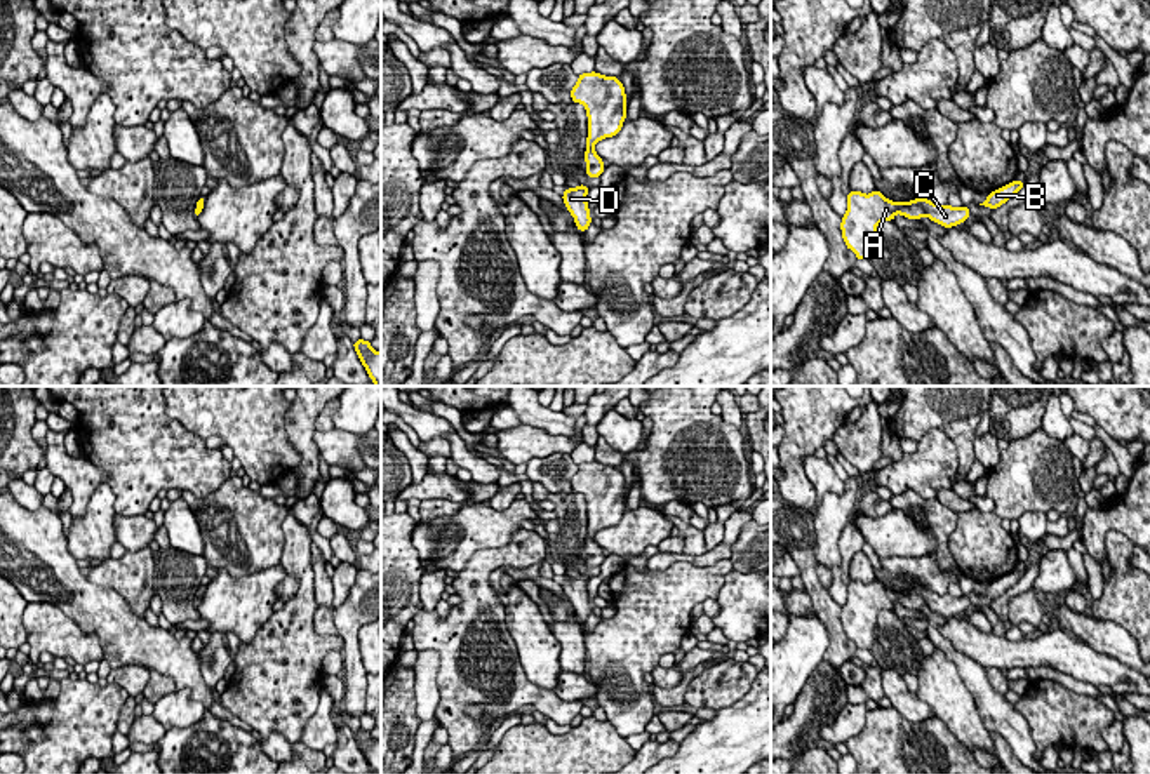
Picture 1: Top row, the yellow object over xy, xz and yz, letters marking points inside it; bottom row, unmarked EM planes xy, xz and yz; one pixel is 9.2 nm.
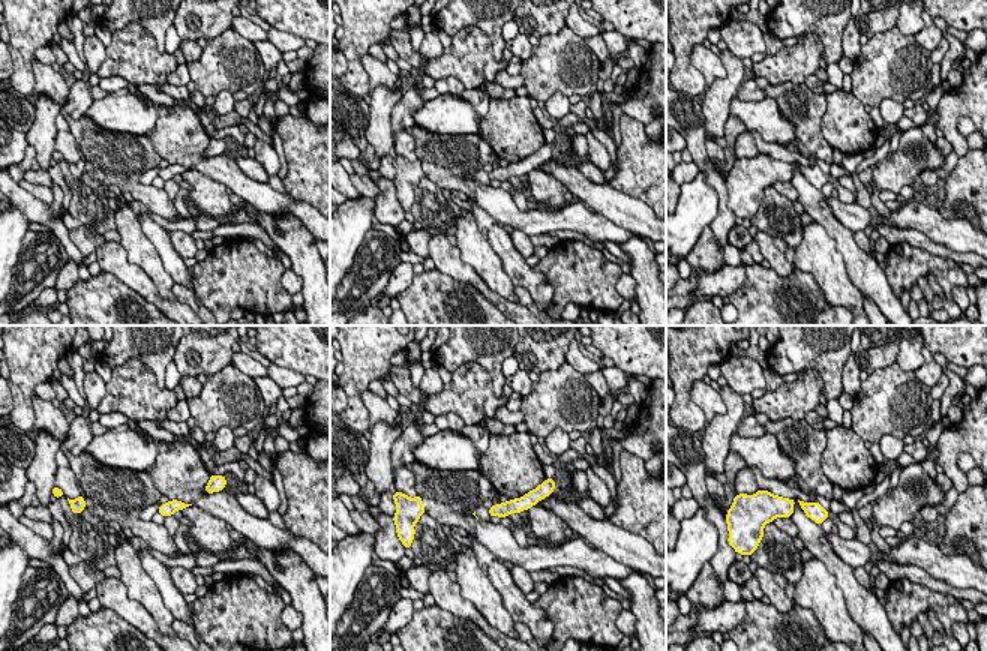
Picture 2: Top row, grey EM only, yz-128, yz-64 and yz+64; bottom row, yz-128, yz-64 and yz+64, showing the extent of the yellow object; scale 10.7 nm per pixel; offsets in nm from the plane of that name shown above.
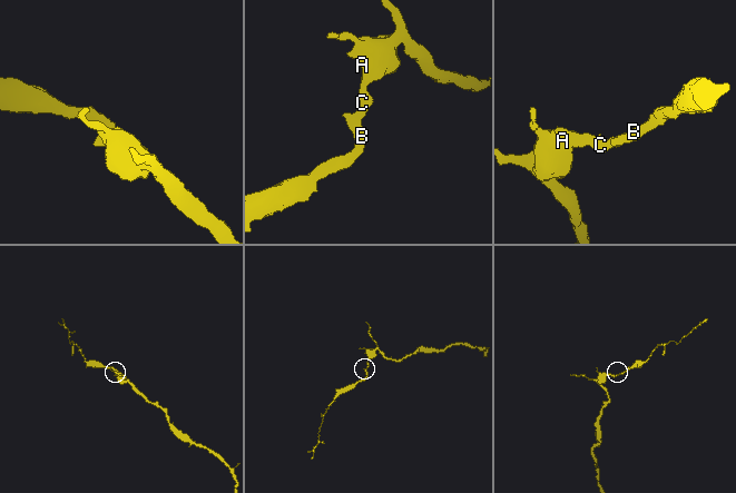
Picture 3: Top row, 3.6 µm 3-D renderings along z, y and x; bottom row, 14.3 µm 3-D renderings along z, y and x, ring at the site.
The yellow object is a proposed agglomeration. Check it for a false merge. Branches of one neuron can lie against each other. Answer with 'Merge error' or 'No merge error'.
No merge error

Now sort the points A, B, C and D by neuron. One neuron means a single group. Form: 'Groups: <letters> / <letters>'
Groups: A B C D

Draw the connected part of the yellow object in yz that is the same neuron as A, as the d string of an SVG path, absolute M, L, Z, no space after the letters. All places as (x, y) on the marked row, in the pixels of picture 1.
M879 190L870 195L849 191L840 230L846 247L856 254L856 259L872 259L879 223L893 221L896 214L917 221L927 216L931 221L952 228L964 223L971 210L966 205L959 209L948 204L938 205L927 198L893 202Z

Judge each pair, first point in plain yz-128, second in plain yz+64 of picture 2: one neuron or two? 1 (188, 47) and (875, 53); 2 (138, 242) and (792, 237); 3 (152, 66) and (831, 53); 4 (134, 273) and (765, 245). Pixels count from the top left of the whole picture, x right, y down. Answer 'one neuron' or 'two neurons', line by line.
1: two neurons
2: two neurons
3: two neurons
4: one neuron

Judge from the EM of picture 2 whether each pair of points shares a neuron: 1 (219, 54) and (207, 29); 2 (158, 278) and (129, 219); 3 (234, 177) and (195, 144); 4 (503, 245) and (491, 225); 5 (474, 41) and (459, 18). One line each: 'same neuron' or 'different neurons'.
1: different neurons
2: same neuron
3: same neuron
4: same neuron
5: different neurons

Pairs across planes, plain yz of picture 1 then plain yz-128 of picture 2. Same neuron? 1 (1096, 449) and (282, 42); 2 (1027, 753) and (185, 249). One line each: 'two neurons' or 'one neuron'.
1: one neuron
2: two neurons

